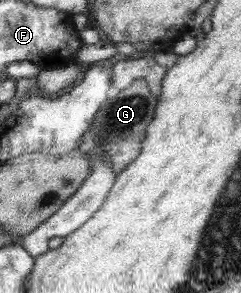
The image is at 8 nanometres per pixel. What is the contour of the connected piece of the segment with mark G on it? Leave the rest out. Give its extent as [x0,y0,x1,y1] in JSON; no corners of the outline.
[87,79,159,175]

